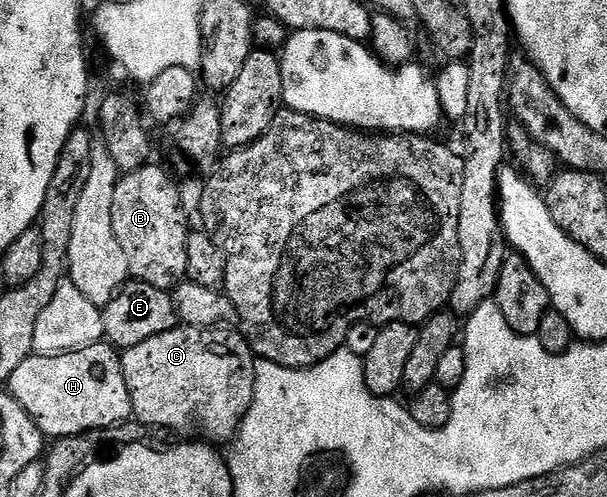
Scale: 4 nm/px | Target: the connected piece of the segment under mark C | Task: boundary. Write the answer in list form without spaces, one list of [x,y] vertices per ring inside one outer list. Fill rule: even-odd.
[[[179,325],[168,333],[157,334],[156,337],[142,341],[139,345],[127,348],[121,354],[121,371],[124,373],[125,384],[128,386],[130,407],[135,420],[153,427],[164,427],[175,431],[181,438],[190,441],[205,441],[210,445],[219,445],[224,441],[231,442],[236,436],[242,421],[255,397],[255,365],[256,356],[244,335],[228,327],[202,328]]]

